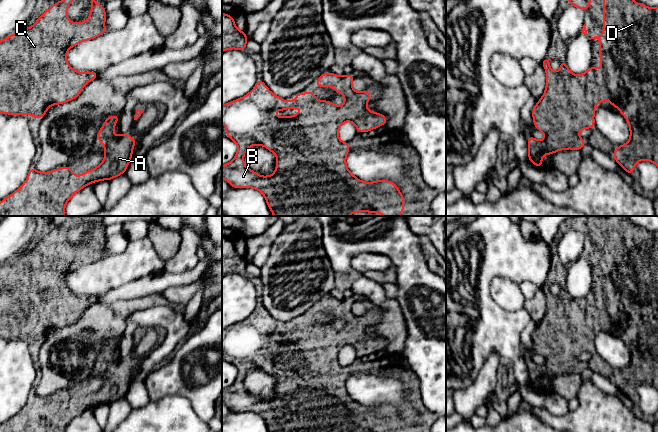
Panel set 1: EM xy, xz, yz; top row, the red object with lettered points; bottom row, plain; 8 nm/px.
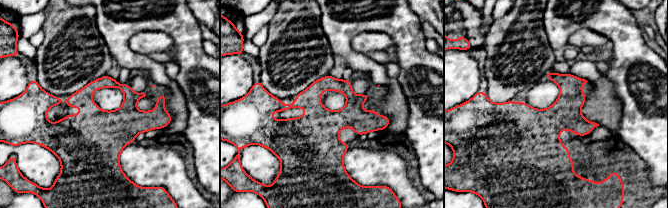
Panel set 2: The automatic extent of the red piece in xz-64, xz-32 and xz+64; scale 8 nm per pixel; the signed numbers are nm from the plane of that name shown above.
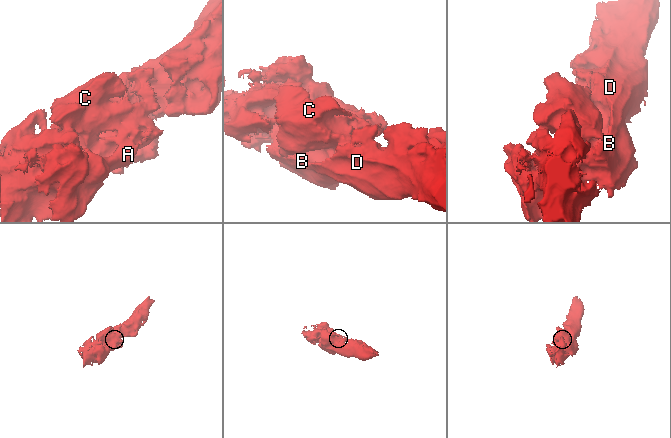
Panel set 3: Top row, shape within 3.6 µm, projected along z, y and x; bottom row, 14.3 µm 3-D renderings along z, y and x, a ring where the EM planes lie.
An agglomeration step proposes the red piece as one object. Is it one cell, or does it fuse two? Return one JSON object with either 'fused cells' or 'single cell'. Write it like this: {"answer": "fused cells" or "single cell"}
{"answer": "single cell"}

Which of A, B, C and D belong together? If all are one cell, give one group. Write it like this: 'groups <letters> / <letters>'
groups A B C D

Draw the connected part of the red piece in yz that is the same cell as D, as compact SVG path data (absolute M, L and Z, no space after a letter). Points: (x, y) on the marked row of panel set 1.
M603 0L603 35L590 39L598 39L601 42L598 55L602 68L594 69L592 64L581 75L573 74L565 61L560 61L560 70L555 73L549 64L552 59L544 58L543 65L547 83L543 96L532 109L534 127L544 133L544 140L537 141L532 135L527 139L528 159L537 167L543 166L542 156L551 155L565 149L581 150L586 144L583 138L578 136L583 128L594 128L594 113L596 104L608 100L612 106L618 108L627 119L630 128L630 140L621 146L617 146L612 157L630 175L636 163L647 160L658 166L658 7L651 8L634 0Z

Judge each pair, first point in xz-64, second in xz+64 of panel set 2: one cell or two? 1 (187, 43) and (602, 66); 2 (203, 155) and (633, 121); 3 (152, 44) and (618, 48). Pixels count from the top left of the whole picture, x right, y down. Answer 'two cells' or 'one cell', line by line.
1: two cells
2: one cell
3: two cells

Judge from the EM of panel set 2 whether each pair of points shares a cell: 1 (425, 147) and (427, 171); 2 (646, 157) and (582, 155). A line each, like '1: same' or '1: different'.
1: same
2: different

